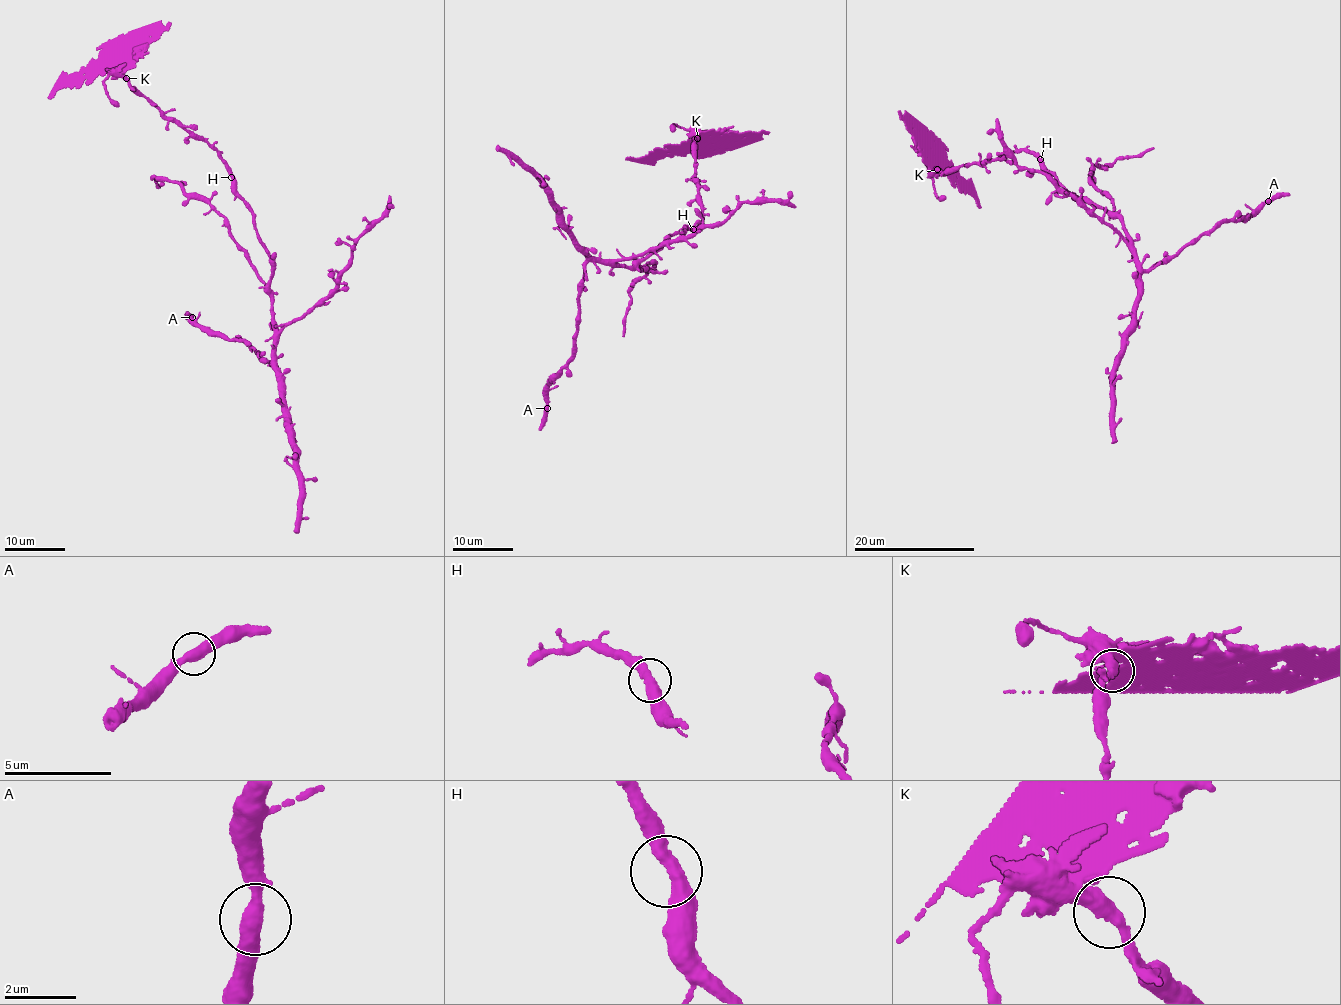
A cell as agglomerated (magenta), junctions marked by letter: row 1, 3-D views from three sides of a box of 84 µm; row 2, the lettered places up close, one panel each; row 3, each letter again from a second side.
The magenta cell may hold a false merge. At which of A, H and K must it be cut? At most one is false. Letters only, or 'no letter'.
K

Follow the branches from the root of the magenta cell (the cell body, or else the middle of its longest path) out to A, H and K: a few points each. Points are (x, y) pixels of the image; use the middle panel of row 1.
A: (663, 242), (663, 247), (631, 267), (594, 256), (586, 261), (571, 358), (560, 367), (550, 385), (547, 408)
H: (663, 242), (670, 235), (681, 235), (686, 229), (693, 229)
K: (663, 242), (686, 229), (691, 231), (702, 219), (694, 178), (697, 138)

